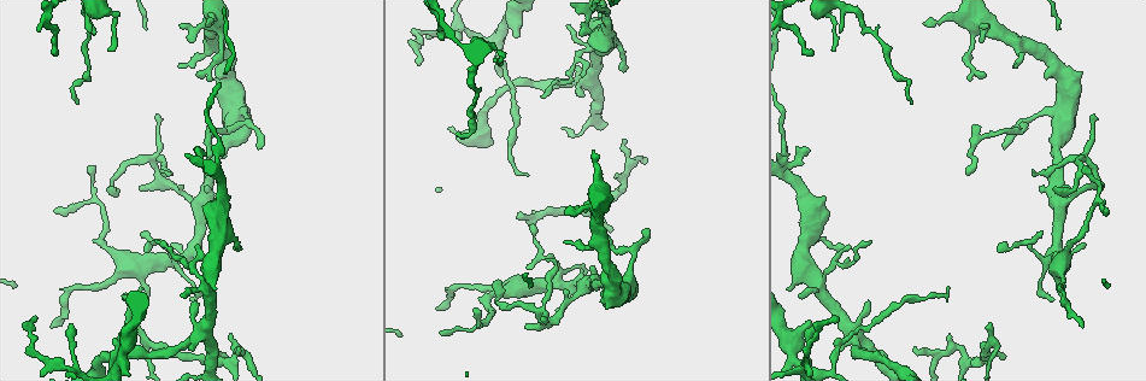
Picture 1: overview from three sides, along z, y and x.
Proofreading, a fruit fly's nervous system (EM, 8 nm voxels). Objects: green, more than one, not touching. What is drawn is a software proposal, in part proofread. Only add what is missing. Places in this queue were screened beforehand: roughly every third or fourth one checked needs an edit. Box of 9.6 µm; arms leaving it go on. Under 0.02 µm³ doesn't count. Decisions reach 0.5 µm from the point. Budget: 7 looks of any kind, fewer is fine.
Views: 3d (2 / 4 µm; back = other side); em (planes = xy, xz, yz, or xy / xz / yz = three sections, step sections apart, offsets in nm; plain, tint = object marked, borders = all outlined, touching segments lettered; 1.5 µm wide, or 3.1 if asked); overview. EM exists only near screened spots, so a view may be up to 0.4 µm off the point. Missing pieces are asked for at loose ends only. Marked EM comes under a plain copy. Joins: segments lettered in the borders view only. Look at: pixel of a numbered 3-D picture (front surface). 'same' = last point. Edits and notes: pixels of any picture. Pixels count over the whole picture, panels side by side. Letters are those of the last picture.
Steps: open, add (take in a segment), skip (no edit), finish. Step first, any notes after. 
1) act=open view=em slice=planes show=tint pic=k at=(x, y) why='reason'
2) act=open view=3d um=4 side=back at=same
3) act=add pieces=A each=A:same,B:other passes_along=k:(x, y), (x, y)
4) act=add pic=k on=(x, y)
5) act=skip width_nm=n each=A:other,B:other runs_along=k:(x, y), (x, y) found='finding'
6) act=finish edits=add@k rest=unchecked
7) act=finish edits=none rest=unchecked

act=open view=3d um=4 pic=1 at=(517, 218) why='thin end'

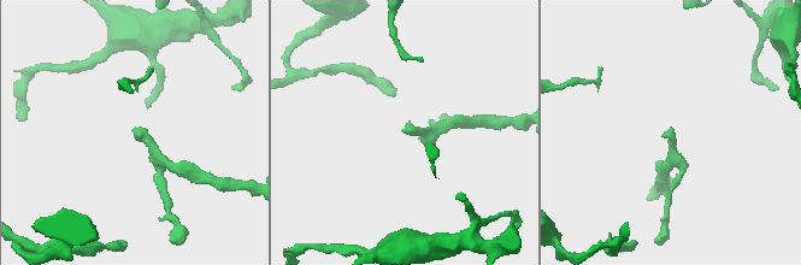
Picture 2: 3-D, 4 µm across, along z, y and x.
act=open view=em slice=xz step=8 show=tint pic=2 at=(673, 133)

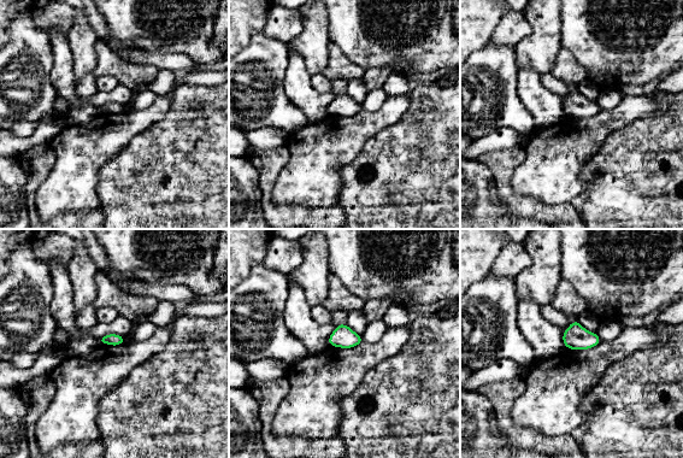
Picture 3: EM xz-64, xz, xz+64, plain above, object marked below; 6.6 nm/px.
act=open view=em slice=planes show=borders at=same why='cut it another way'

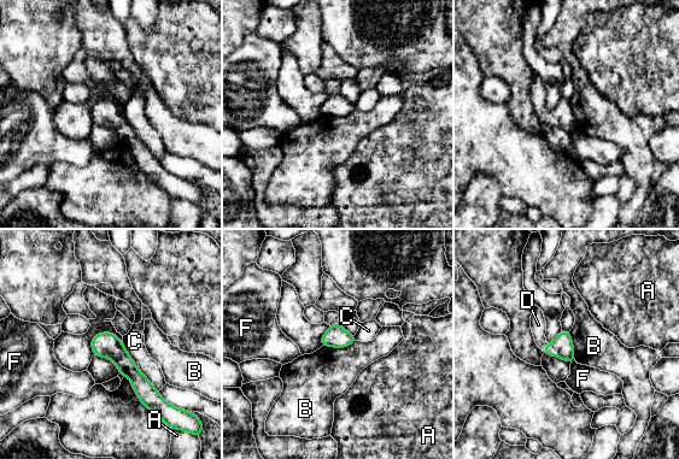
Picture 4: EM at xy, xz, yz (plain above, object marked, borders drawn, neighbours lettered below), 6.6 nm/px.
act=add pieces=D each=A:other,B:other,C:other,D:same,F:other passes_along=4:(337, 336), (333, 324), (331, 317) found='it goes on there'

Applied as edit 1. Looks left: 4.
act=open view=overview

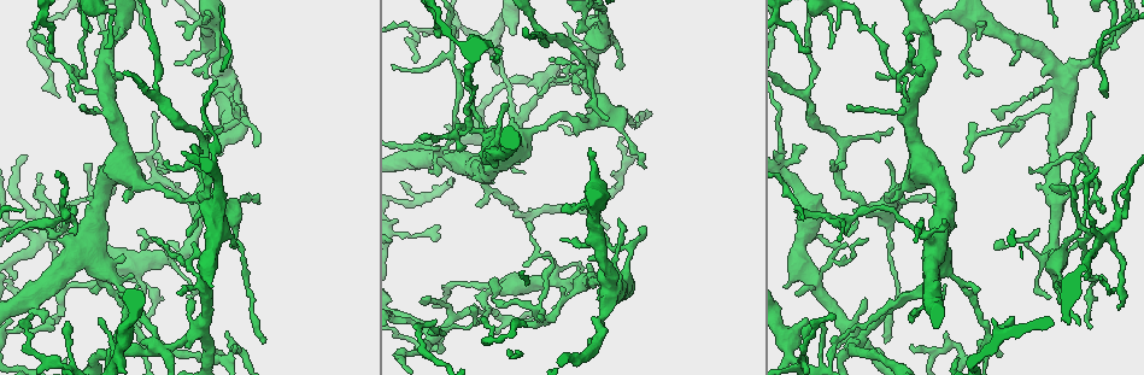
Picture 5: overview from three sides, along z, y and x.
act=open view=3d um=4 pic=5 at=(1078, 322) why='thin end'

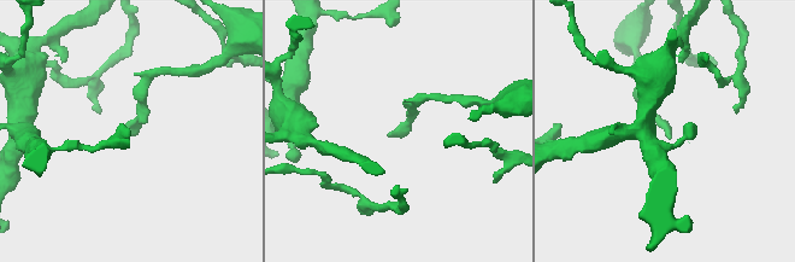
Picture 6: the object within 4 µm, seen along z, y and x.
act=open view=em slice=planes show=borders pic=6 at=(671, 137)

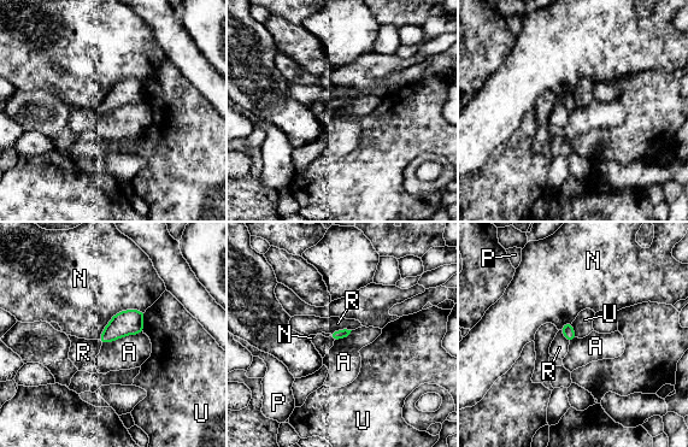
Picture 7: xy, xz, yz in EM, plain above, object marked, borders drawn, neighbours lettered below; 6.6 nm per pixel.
act=skip longest_contact=N:360nm each=A:other,N:other,P:other,R:other,U:other border=7:(142, 331), (103, 343) found='no lettered segment goes on from it'

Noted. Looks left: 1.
act=finish edits=add@4 rest=unchecked

